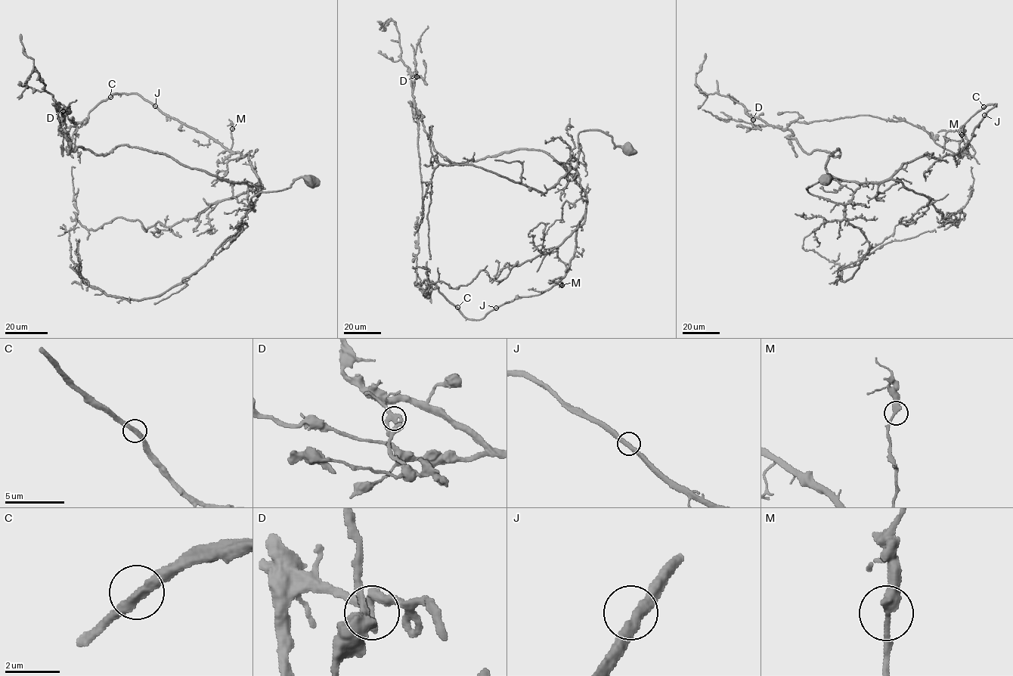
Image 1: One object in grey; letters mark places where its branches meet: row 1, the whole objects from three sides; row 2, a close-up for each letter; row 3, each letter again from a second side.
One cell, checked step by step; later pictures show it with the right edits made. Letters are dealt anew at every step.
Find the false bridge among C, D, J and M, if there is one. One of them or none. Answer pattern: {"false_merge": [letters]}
{"false_merge": []}

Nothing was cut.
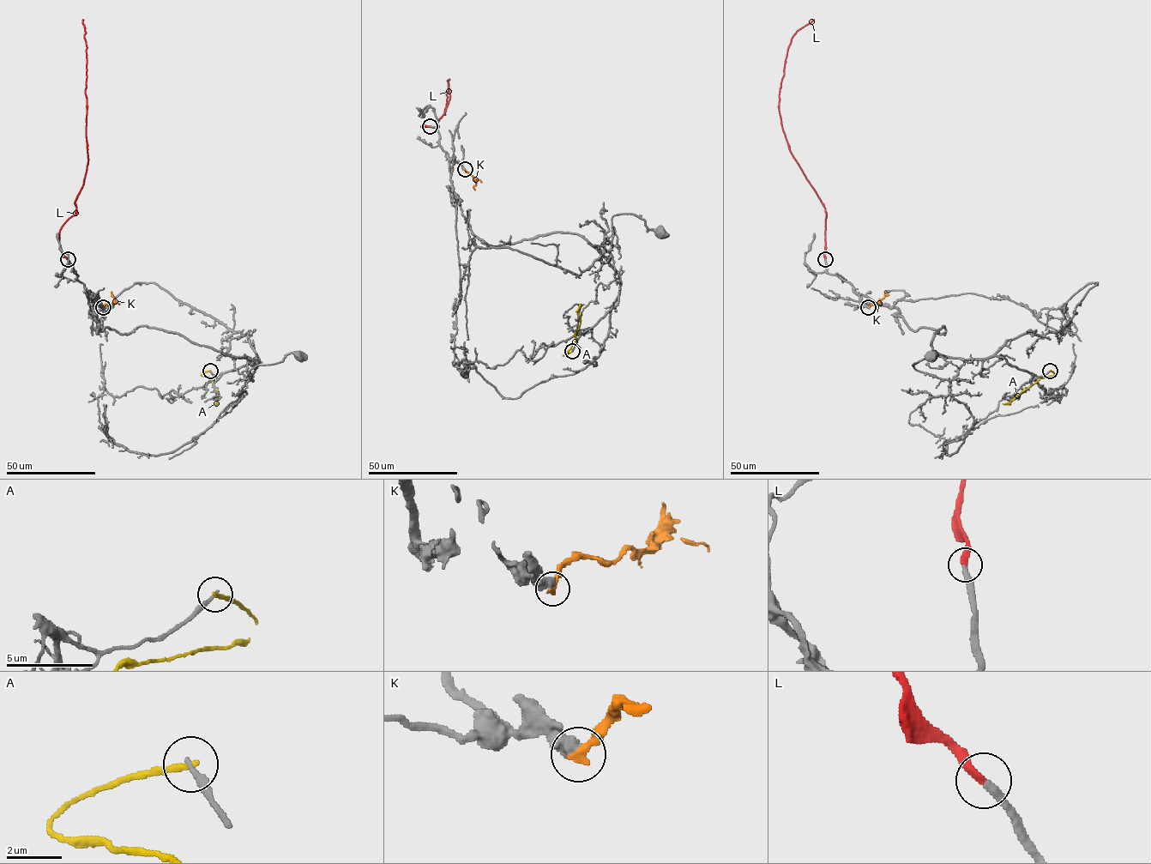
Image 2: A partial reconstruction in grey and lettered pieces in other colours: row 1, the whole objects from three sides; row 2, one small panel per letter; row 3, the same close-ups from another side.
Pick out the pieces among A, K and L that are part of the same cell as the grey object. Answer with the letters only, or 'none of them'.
L

